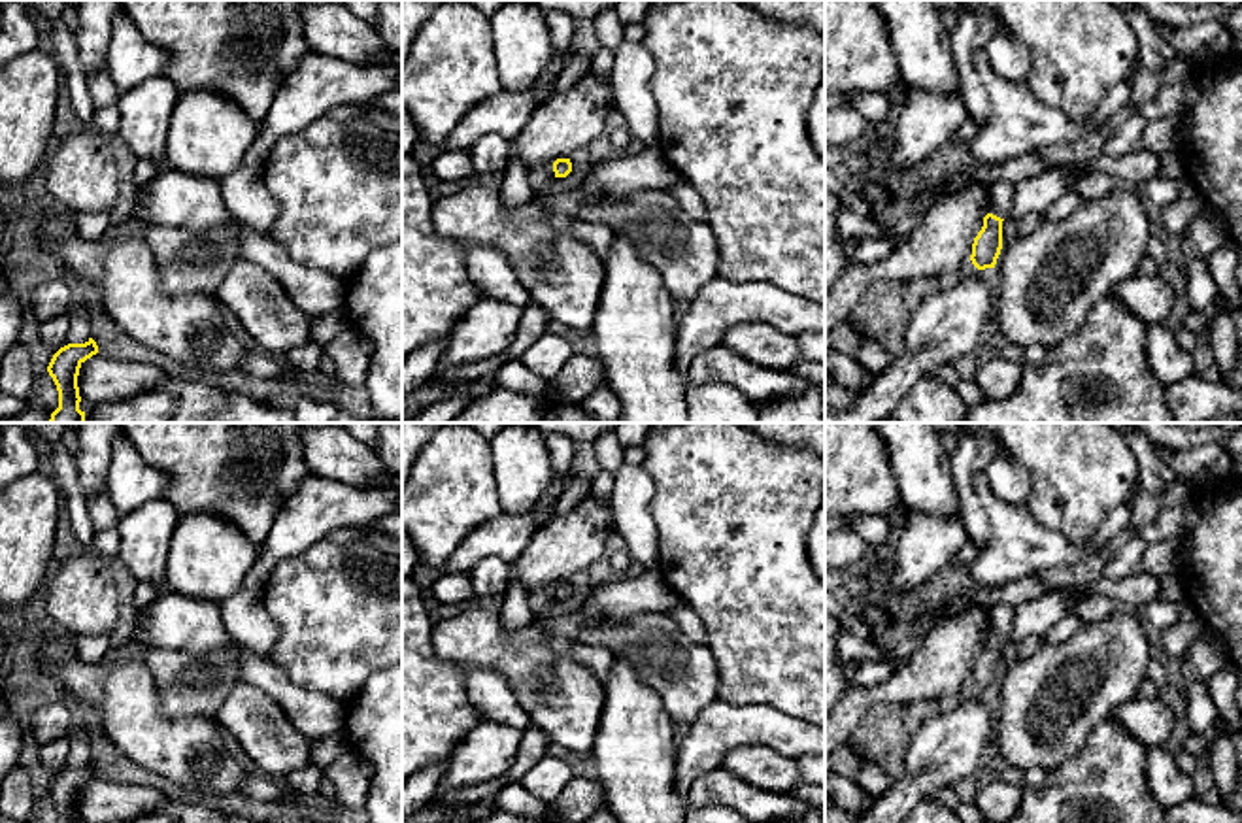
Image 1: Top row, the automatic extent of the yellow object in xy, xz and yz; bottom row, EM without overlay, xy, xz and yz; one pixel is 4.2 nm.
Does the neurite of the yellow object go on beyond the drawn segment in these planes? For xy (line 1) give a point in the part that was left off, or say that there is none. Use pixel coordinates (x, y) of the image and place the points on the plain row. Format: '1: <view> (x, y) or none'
1: none

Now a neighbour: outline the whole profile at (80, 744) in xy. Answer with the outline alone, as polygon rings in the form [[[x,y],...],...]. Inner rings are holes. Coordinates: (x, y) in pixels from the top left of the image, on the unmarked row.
[[[79,731],[74,736],[70,736],[70,755],[68,755],[62,768],[59,768],[57,772],[51,772],[49,785],[60,770],[64,770],[68,766],[85,766],[85,764],[89,764],[89,761],[91,761],[91,744],[92,744],[92,736],[87,731]]]

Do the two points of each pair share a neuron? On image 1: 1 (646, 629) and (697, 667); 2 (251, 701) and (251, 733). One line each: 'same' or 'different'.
1: same
2: same

